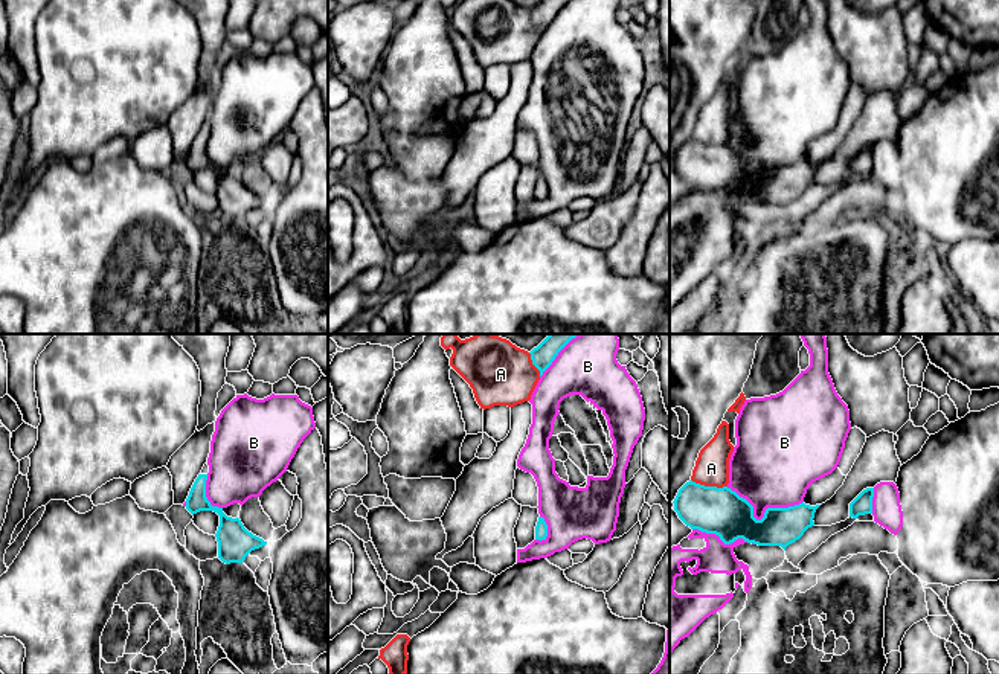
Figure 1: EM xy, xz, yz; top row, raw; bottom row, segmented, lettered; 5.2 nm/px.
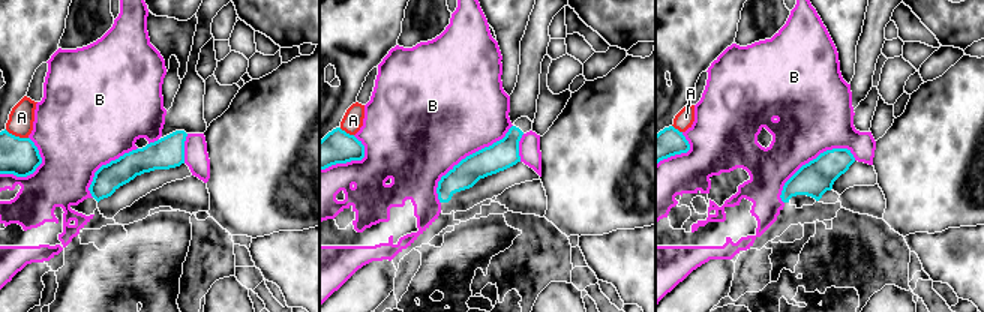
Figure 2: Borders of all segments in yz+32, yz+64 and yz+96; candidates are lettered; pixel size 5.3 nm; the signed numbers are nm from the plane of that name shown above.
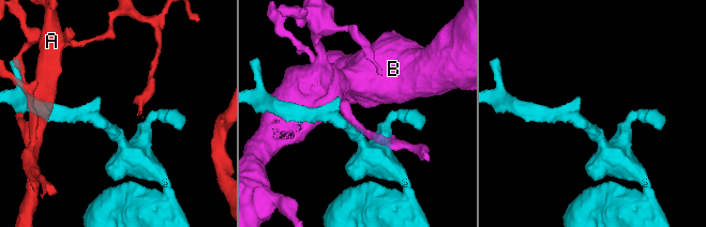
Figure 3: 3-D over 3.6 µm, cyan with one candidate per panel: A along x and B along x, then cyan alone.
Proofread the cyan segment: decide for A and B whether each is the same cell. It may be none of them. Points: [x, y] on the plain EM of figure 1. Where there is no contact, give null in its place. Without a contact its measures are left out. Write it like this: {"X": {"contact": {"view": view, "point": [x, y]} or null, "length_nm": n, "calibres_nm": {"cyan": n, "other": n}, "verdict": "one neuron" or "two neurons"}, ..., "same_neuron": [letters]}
{"A": {"contact": {"view": "yz", "point": [709, 145]}, "length_nm": 200, "calibres_nm": {"cyan": 240, "other": 180}, "verdict": "two neurons"}, "B": {"contact": {"view": "yz", "point": [764, 174]}, "length_nm": 420, "calibres_nm": {"cyan": 240, "other": 400}, "verdict": "two neurons"}, "same_neuron": []}

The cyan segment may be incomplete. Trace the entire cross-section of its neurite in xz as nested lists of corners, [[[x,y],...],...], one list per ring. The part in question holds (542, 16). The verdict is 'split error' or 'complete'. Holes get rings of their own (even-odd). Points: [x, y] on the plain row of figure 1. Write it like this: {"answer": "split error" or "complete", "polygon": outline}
{"answer": "complete", "polygon": [[[541,0],[537,6],[534,6],[531,12],[532,23],[540,29],[540,35],[543,30],[552,23],[558,11],[569,0]]]}

